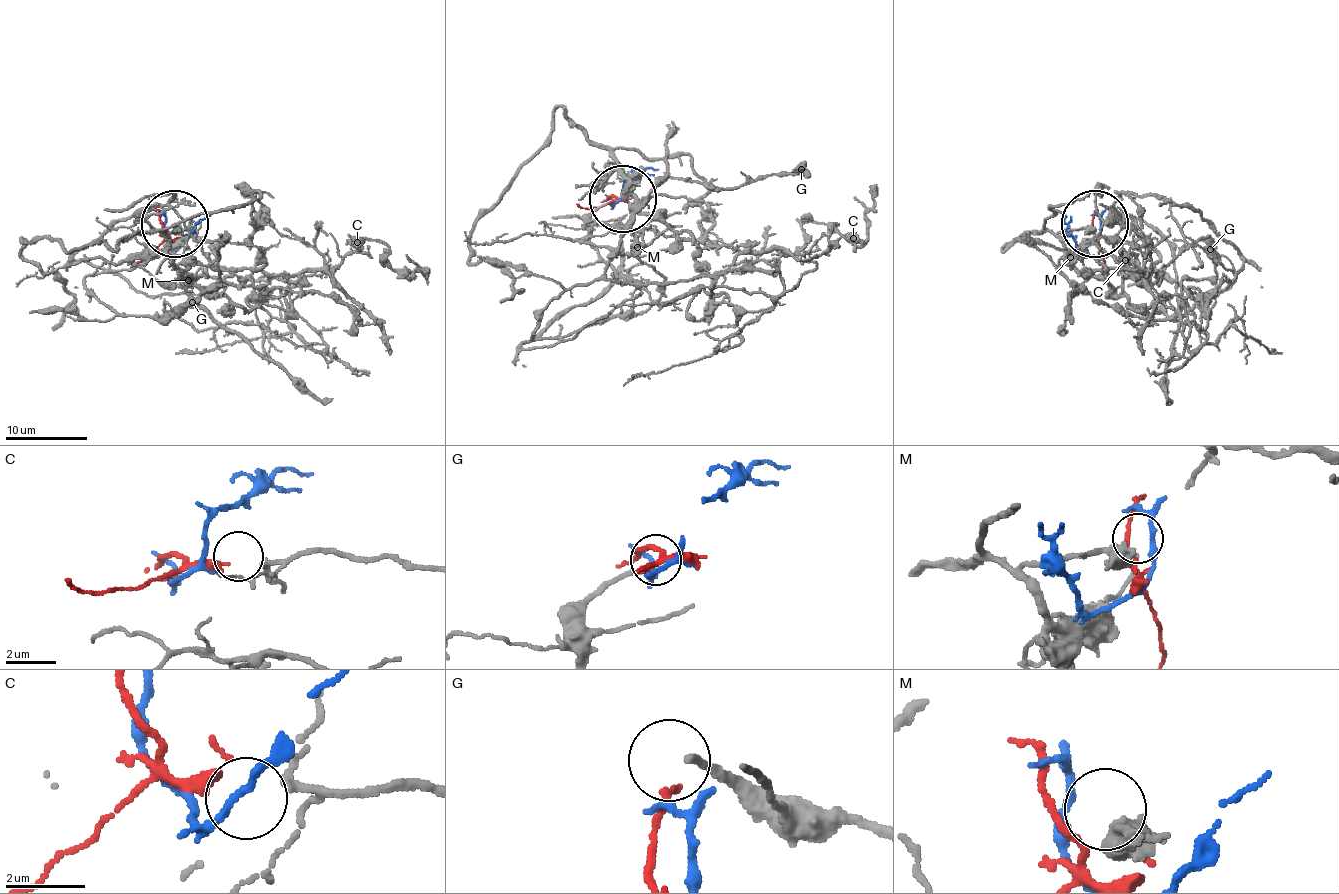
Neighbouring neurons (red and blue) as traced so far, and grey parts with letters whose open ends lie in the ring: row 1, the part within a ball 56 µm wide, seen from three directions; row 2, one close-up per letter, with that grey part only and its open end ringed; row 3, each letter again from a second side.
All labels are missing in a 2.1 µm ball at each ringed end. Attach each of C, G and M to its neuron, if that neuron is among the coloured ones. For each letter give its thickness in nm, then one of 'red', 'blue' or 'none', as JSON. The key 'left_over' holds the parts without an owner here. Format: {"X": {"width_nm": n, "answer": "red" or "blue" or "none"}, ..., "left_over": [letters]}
{"C": {"width_nm": 160, "answer": "red"}, "G": {"width_nm": 200, "answer": "none"}, "M": {"width_nm": 360, "answer": "none"}, "left_over": ["G", "M"]}

